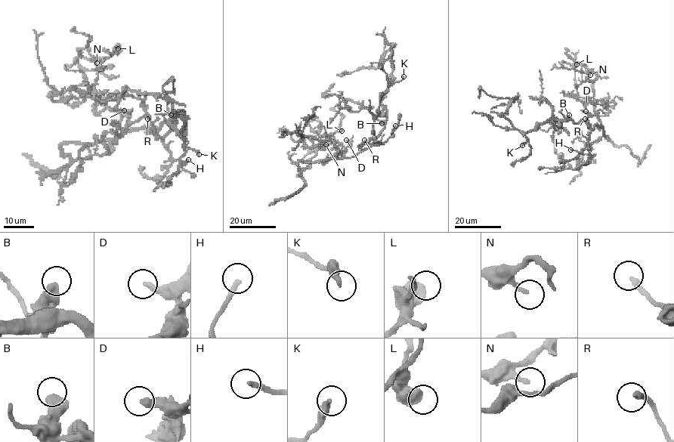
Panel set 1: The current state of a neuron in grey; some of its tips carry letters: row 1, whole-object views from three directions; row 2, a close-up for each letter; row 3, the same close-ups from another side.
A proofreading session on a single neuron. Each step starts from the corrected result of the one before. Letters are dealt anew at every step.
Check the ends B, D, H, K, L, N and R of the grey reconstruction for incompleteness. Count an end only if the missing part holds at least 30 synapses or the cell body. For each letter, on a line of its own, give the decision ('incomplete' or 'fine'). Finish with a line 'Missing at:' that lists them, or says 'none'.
B: fine
D: incomplete
H: fine
K: fine
L: fine
N: fine
R: incomplete
Missing at: D, R

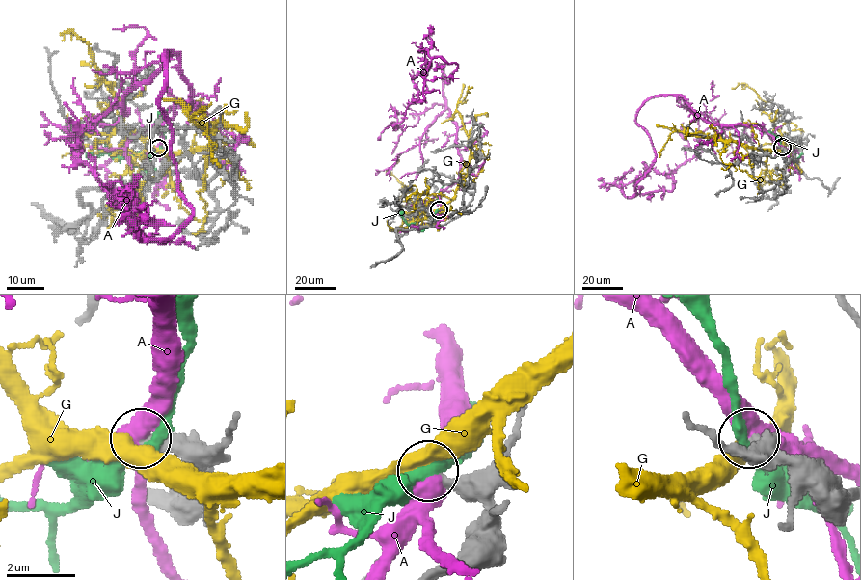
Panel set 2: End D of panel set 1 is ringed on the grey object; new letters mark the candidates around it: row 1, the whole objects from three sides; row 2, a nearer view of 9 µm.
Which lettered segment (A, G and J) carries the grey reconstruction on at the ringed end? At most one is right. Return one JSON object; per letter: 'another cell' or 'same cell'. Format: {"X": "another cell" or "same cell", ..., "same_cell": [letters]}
{"A": "another cell", "G": "another cell", "J": "another cell", "same_cell": []}

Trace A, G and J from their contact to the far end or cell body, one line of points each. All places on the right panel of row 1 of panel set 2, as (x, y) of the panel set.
A: (782, 148), (651, 96), (635, 123), (656, 158), (630, 197), (671, 191), (711, 145)
G: (781, 148), (752, 149), (676, 130), (670, 134), (659, 157)
J: (782, 148), (792, 152), (796, 151), (784, 151)

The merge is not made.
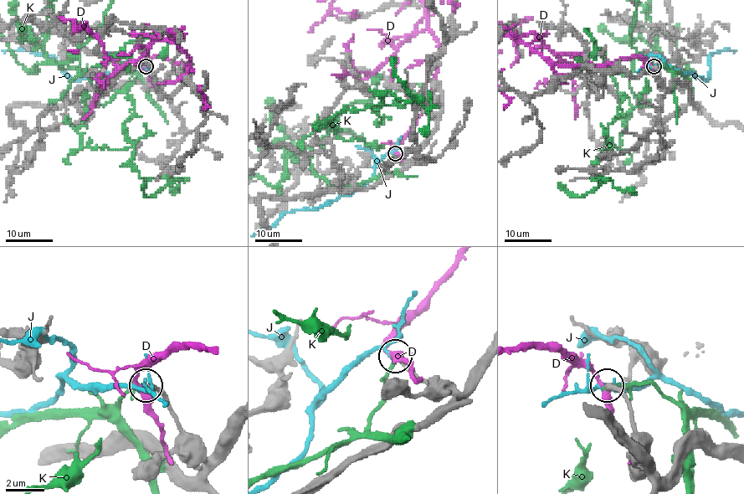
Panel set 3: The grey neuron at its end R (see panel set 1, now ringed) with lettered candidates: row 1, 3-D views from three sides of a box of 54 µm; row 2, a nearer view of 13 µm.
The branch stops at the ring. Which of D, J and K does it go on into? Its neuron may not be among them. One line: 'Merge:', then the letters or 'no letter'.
Merge: no letter

